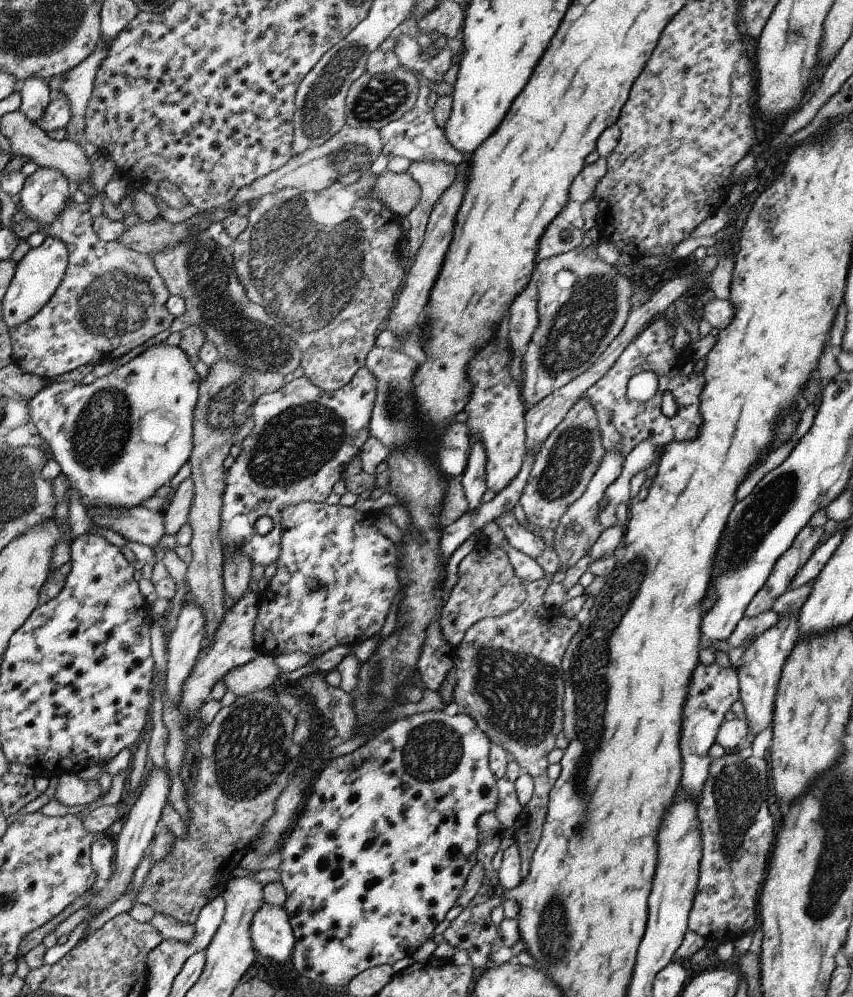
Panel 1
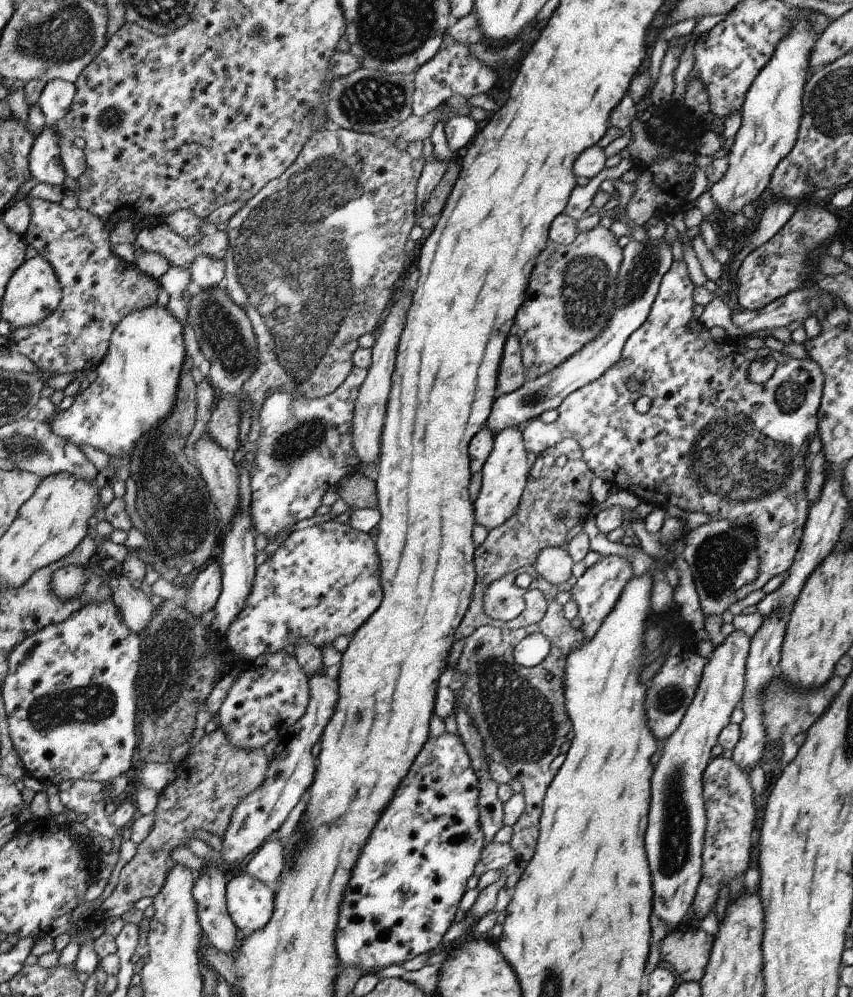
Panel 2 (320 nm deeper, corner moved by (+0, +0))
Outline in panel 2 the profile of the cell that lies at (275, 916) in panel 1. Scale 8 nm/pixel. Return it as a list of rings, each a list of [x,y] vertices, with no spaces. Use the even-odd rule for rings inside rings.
[[[248,871],[234,875],[226,888],[227,908],[234,924],[240,930],[244,930],[246,934],[264,929],[272,920],[276,900],[275,894],[276,891],[273,887],[260,882],[253,875],[248,874]]]

